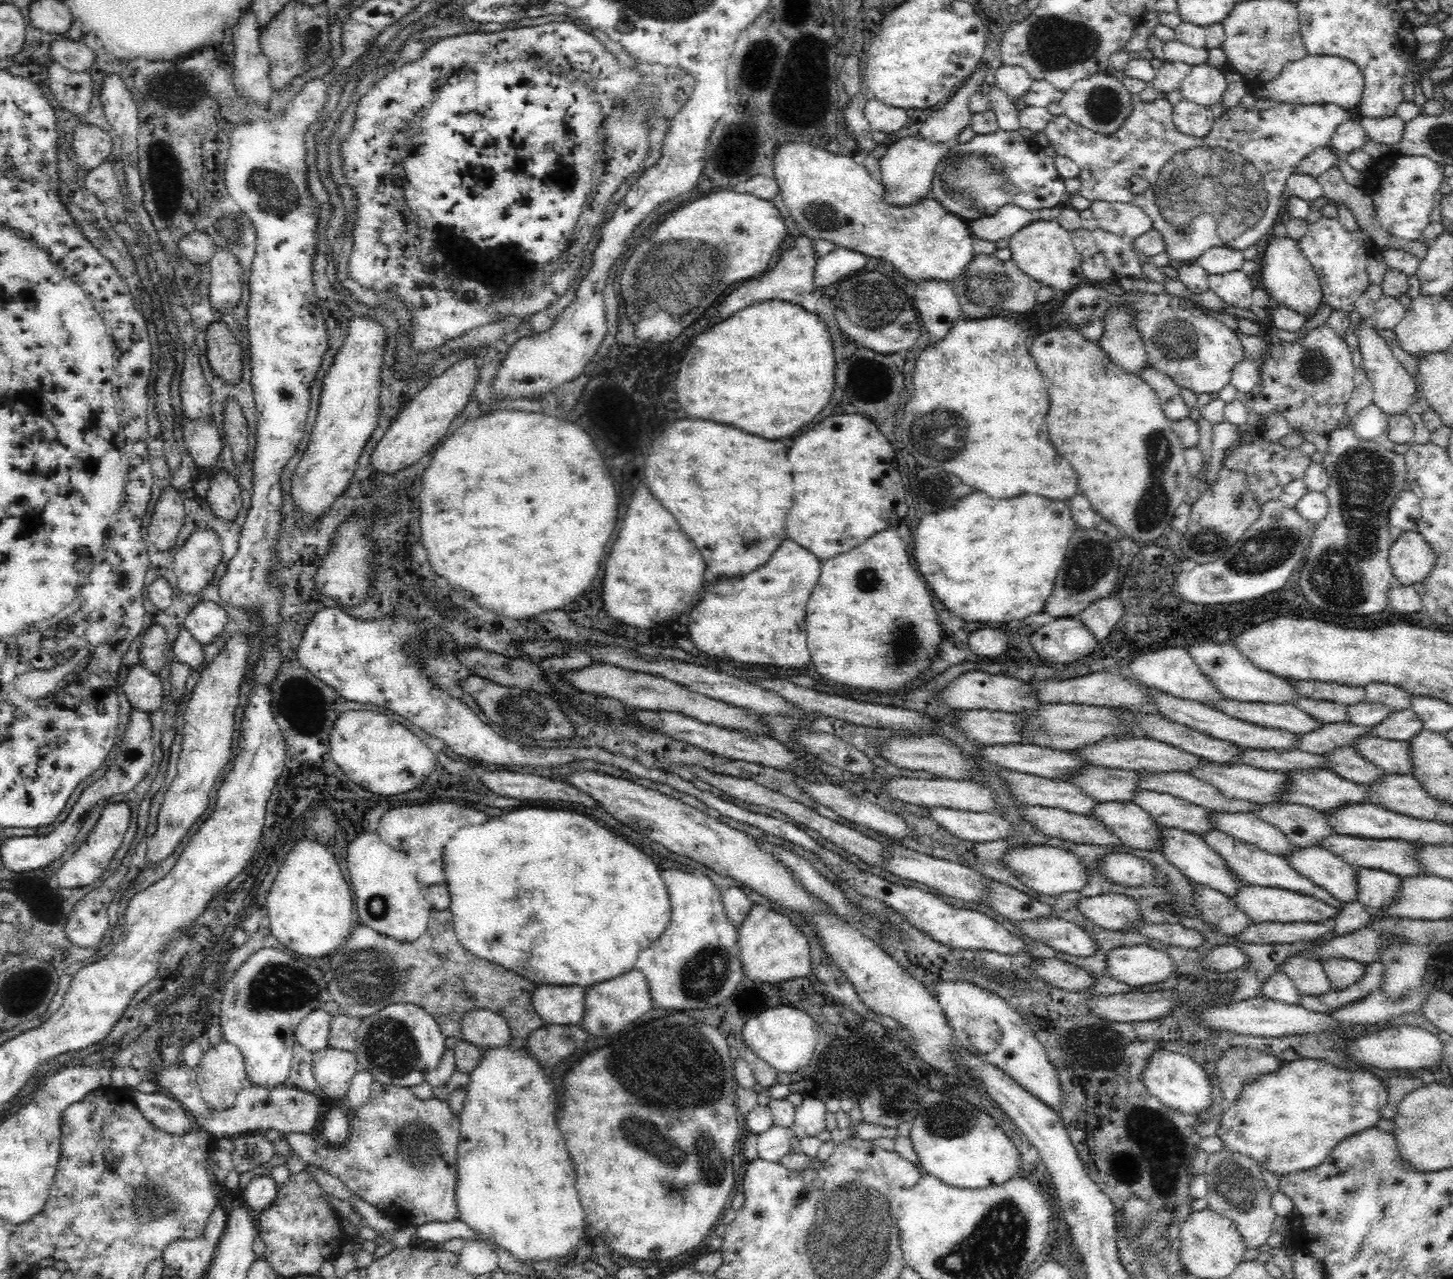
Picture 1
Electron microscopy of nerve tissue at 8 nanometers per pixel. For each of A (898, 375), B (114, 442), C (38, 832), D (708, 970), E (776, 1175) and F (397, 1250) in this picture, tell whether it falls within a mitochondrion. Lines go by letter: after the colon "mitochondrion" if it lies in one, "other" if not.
A: other
B: other
C: other
D: mitochondrion
E: other
F: other

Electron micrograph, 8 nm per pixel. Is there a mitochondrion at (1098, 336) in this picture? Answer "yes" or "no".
no

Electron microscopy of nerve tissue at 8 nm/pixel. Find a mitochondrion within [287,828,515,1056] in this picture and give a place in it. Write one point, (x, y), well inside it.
(365, 986)

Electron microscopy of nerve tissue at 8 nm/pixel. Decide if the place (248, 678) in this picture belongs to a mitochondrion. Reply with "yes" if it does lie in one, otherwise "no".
no

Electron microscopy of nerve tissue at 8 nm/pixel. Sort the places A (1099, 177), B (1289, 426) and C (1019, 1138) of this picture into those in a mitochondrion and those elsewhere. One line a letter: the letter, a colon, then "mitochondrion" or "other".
A: other
B: other
C: other

